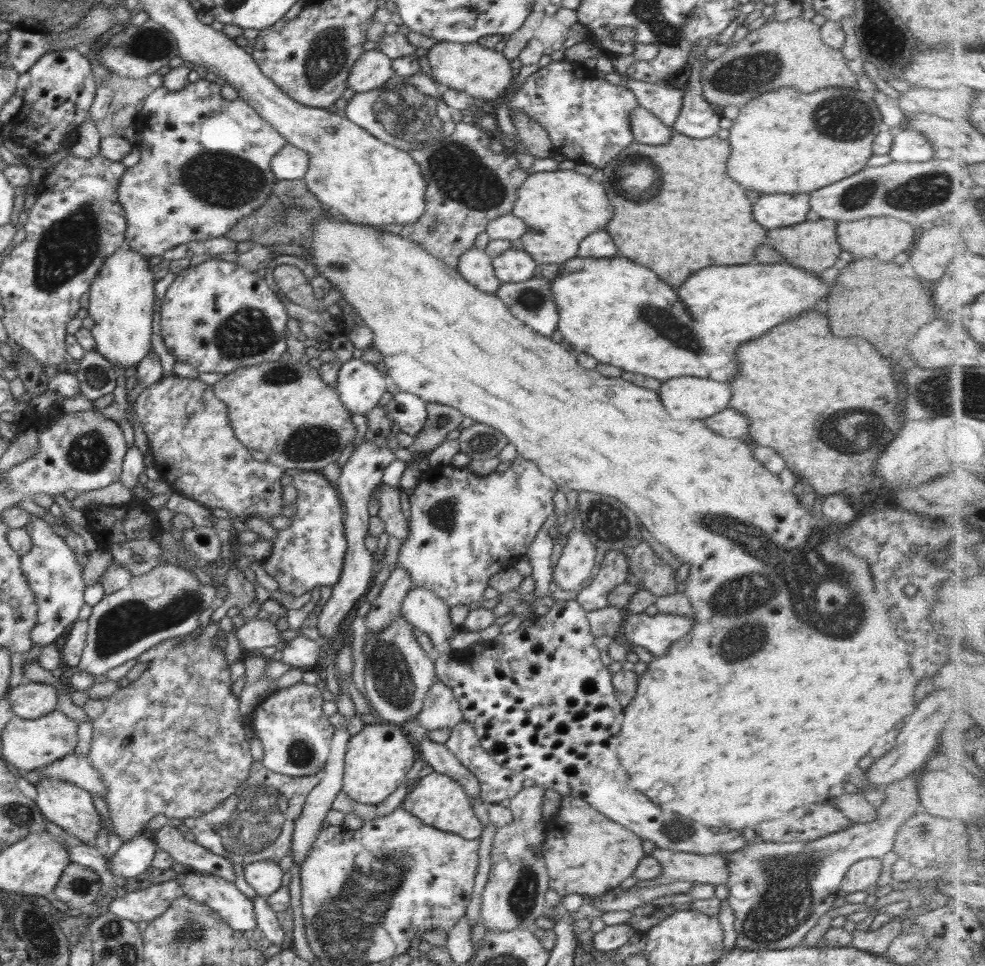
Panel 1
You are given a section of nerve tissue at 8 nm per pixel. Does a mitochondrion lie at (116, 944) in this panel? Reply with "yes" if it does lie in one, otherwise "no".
yes

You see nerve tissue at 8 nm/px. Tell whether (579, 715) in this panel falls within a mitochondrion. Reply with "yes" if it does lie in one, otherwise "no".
no

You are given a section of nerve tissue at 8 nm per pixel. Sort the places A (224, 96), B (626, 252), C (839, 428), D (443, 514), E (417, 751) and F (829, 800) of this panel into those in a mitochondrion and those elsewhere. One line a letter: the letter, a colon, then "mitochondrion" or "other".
A: other
B: other
C: mitochondrion
D: mitochondrion
E: other
F: other

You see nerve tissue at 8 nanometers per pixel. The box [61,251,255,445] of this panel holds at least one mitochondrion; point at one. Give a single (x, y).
(96, 376)

